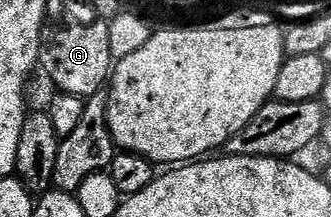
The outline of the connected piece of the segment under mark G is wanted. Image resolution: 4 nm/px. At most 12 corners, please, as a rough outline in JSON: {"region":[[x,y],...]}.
{"region":[[46,23],[40,67],[86,98],[115,61],[108,23]]}

